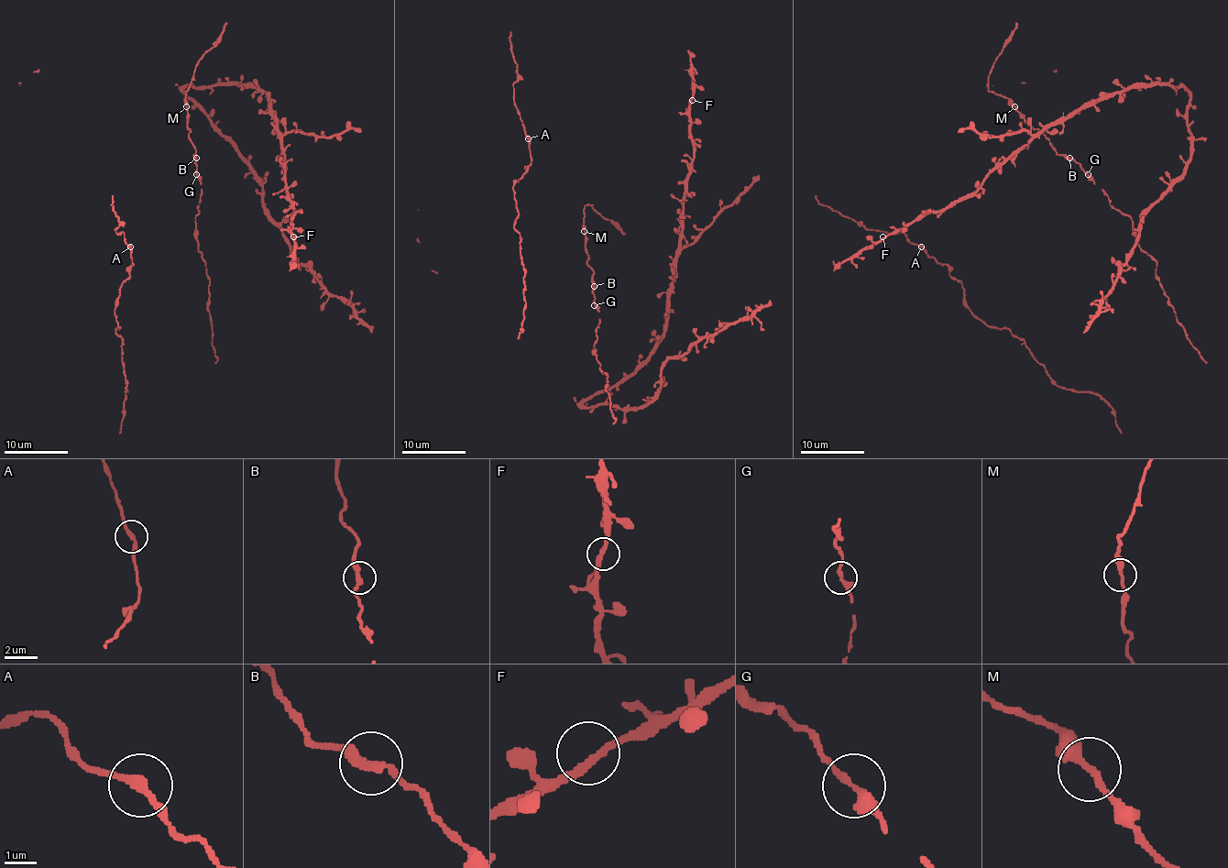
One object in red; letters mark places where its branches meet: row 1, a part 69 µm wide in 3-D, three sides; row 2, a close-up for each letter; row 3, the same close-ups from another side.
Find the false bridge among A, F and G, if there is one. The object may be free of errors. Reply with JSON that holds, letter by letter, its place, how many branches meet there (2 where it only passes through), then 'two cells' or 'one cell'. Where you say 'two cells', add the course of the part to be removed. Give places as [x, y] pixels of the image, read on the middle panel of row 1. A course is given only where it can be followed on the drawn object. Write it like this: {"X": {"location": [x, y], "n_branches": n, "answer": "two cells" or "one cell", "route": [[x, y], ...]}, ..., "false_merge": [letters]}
{"A": {"location": [528, 138], "n_branches": 2, "answer": "one cell"}, "F": {"location": [692, 100], "n_branches": 2, "answer": "one cell"}, "G": {"location": [594, 305], "n_branches": 2, "answer": "one cell"}, "false_merge": []}

